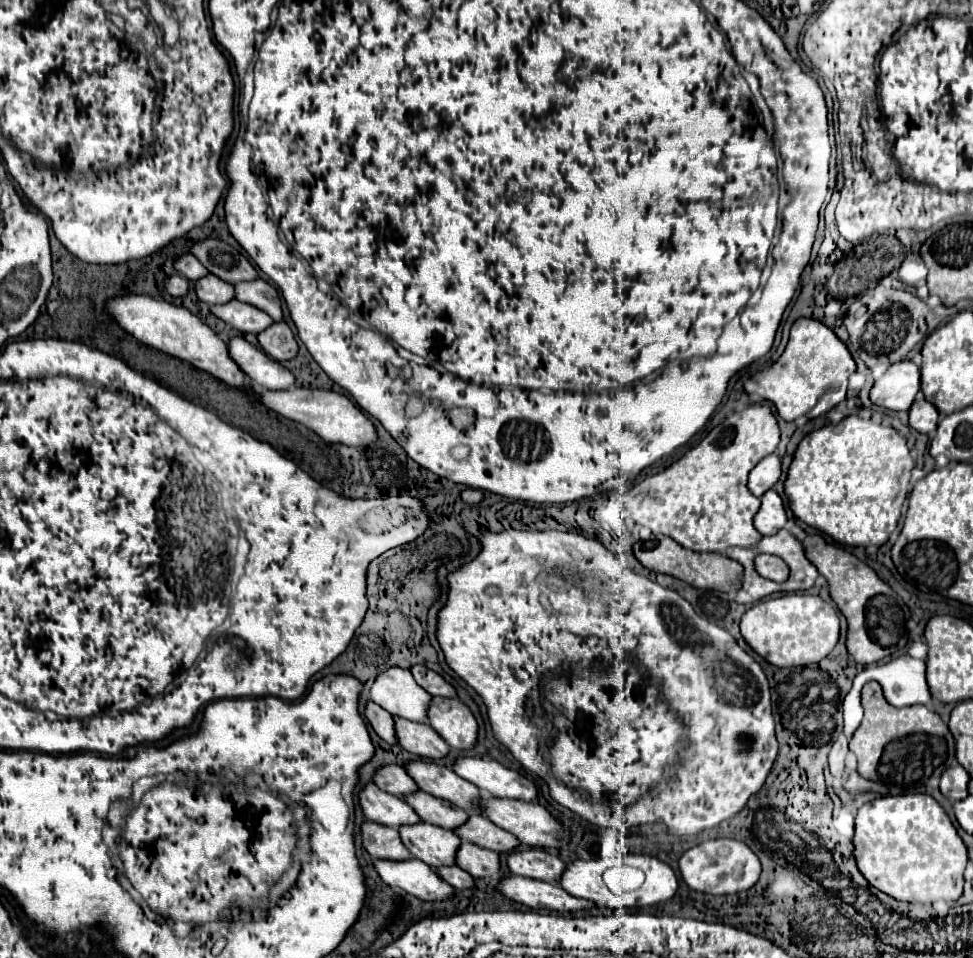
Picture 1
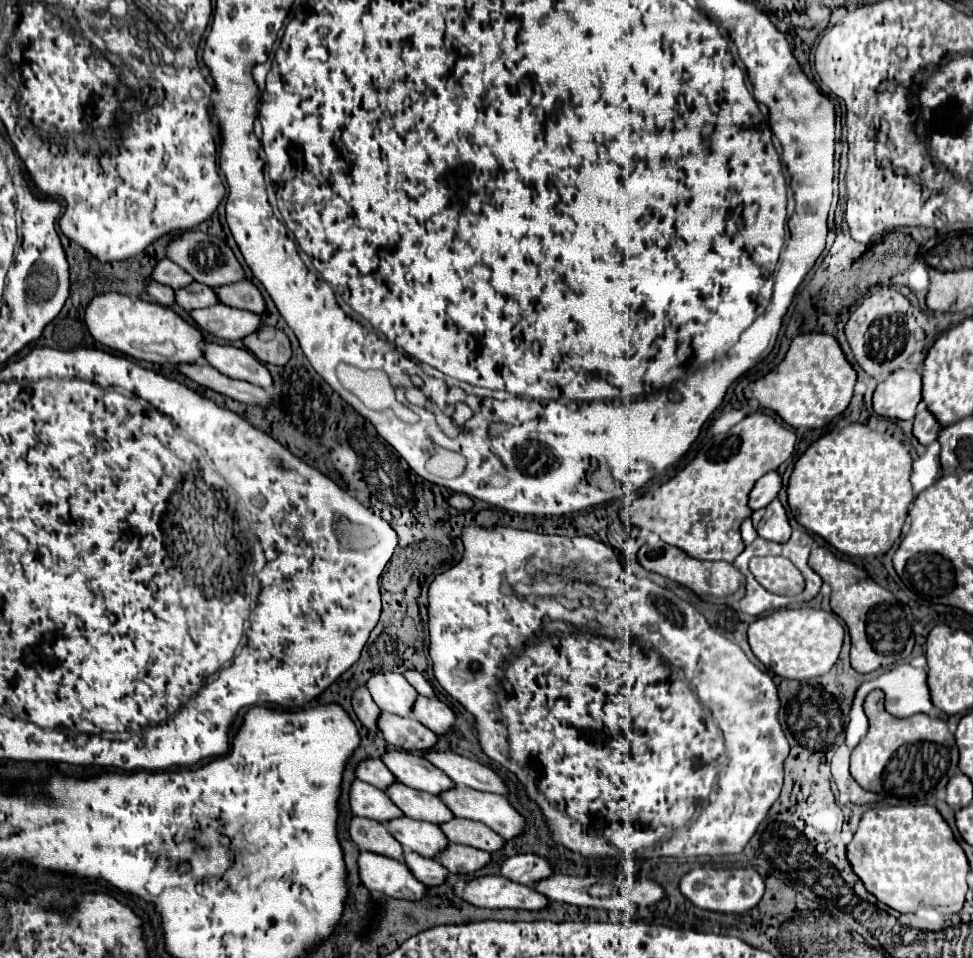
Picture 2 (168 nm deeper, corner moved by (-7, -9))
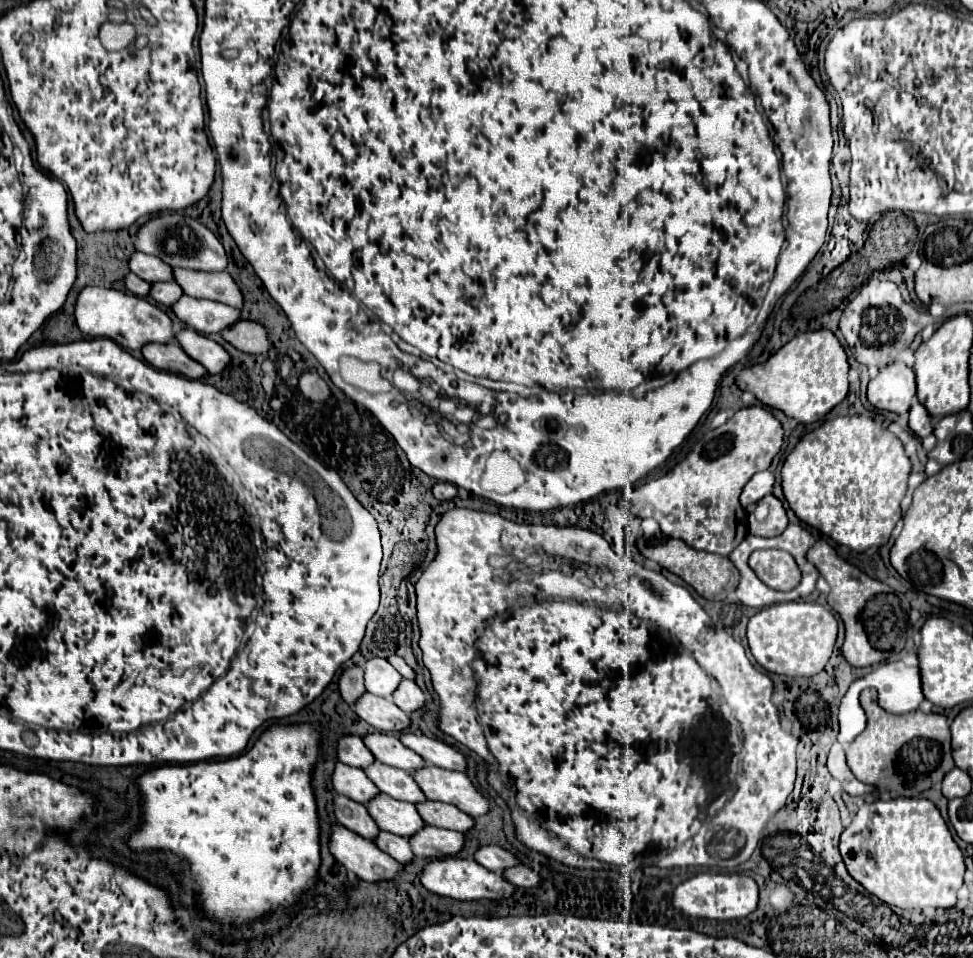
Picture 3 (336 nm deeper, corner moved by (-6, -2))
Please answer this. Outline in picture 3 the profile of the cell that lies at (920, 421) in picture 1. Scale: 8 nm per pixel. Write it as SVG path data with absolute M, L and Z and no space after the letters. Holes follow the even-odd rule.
M915 401L909 409L909 427L919 437L927 437L933 433L933 417L929 415L929 411L919 401Z

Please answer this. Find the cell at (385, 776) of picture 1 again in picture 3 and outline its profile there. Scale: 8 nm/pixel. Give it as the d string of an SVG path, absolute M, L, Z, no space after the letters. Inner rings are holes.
M347 735L339 741L337 757L339 757L341 763L351 765L351 767L359 767L359 769L369 767L371 761L375 761L373 753L365 747L363 739L357 737L357 735Z

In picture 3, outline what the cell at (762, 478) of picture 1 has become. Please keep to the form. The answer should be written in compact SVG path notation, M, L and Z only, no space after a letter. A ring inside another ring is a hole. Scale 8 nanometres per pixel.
M761 471L761 473L755 473L751 477L751 481L743 487L743 493L741 493L741 505L747 507L751 503L757 503L761 501L765 495L769 495L773 491L773 483L775 483L775 477L771 471Z

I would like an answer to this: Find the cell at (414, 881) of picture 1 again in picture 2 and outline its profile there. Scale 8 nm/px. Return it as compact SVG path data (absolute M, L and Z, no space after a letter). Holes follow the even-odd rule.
M360 852L358 874L370 892L380 892L384 896L402 900L420 900L426 896L426 886L412 876L404 862L380 854Z

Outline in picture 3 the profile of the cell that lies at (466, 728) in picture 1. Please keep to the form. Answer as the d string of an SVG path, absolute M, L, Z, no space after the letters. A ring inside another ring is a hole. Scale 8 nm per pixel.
M403 679L399 689L395 691L395 705L405 713L413 713L417 709L423 709L425 703L427 699L425 699L425 693L419 689L419 685L415 681Z

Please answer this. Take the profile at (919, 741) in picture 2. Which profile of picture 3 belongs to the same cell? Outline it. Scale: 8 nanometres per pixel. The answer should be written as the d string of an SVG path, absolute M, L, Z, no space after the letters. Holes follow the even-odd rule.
M875 689L861 693L861 707L867 713L867 727L847 749L847 765L855 777L897 797L925 797L947 817L947 799L941 795L941 781L955 767L947 717L923 713L921 709L907 715L891 715L877 705Z

